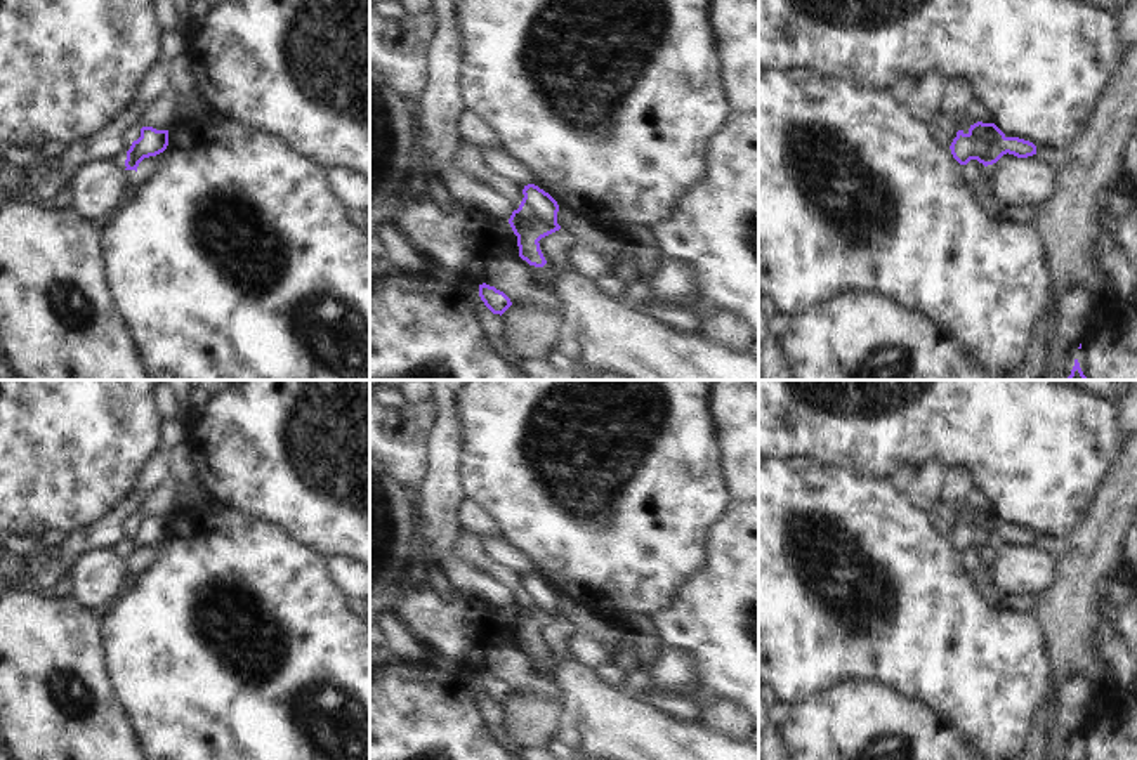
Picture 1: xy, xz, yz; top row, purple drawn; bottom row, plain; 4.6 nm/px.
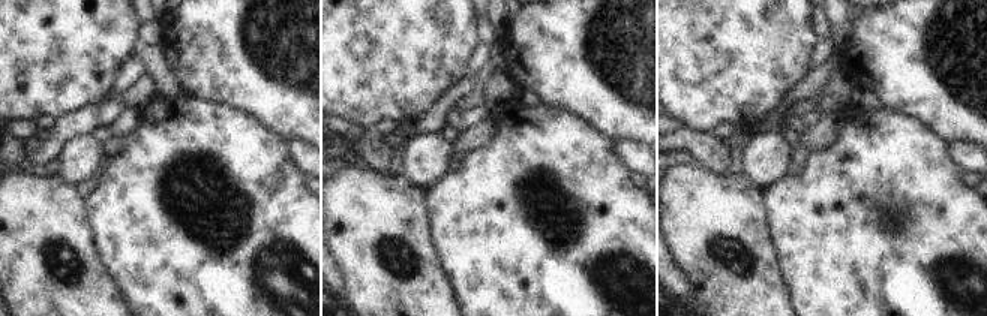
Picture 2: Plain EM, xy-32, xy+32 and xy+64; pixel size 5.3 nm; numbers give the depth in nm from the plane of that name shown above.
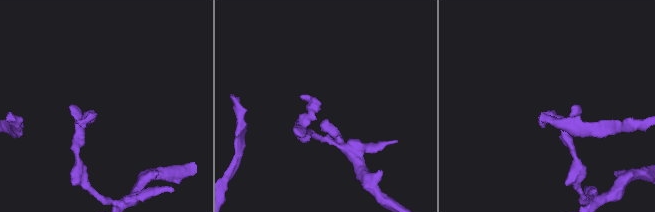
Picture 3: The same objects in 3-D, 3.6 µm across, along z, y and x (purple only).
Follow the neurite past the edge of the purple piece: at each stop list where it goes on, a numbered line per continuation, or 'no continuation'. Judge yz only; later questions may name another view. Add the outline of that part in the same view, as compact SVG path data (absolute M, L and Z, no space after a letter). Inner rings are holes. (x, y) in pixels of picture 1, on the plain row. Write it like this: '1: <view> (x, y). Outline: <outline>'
1: yz (962, 505). Outline: M965 498L962 500L941 500L948 508L955 510L958 515L962 515L963 512L977 512L976 507L972 507Z

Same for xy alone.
1: xy (160, 500). Outline: M165 474L154 488L146 493L141 505L142 515L153 515L156 519L170 519L175 505L179 484L172 474Z

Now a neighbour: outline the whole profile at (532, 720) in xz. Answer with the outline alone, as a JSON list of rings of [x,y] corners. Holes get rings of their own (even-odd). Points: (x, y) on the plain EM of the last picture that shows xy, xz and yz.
[[[516,692],[502,703],[502,727],[519,748],[545,748],[561,731],[561,704],[552,696]]]

